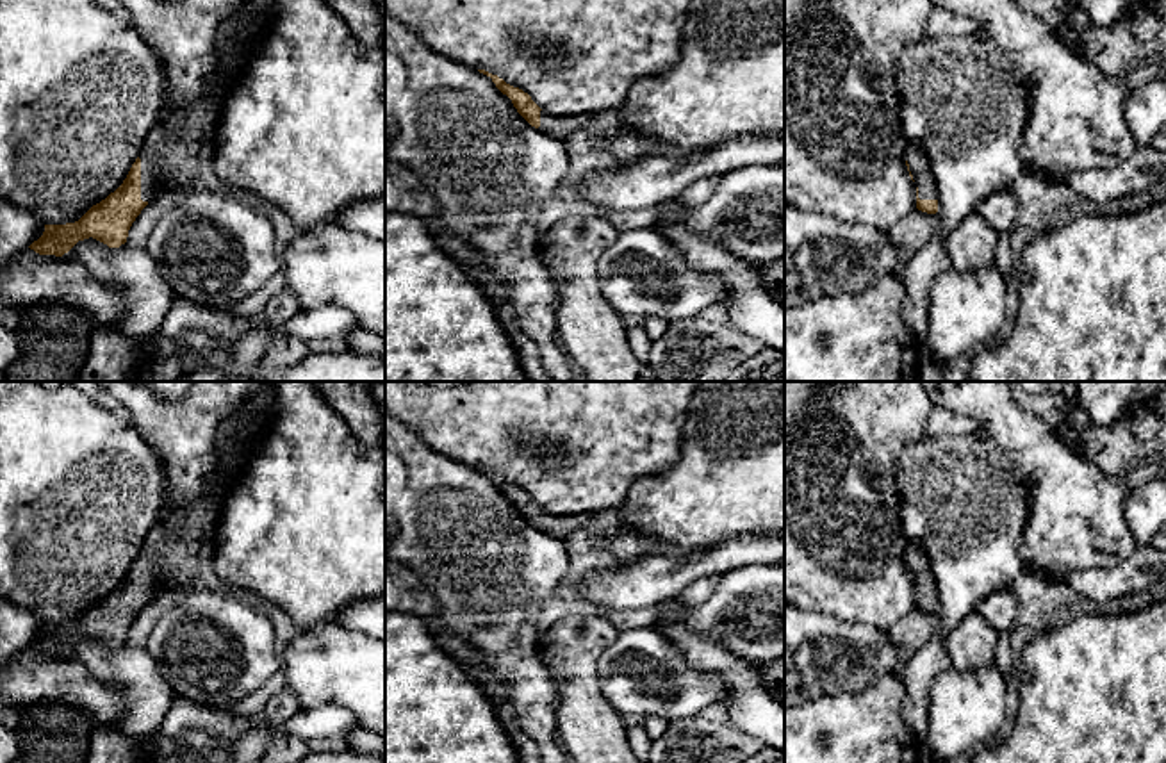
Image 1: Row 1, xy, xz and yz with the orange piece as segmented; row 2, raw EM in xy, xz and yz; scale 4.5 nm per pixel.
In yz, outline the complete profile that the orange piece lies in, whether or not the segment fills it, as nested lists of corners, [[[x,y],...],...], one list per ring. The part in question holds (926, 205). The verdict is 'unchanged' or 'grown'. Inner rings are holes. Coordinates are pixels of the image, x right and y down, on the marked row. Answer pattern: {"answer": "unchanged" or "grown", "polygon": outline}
{"answer": "grown", "polygon": [[[909,144],[906,150],[906,166],[911,180],[916,185],[916,209],[927,214],[938,212],[936,182],[932,169],[918,144]]]}

